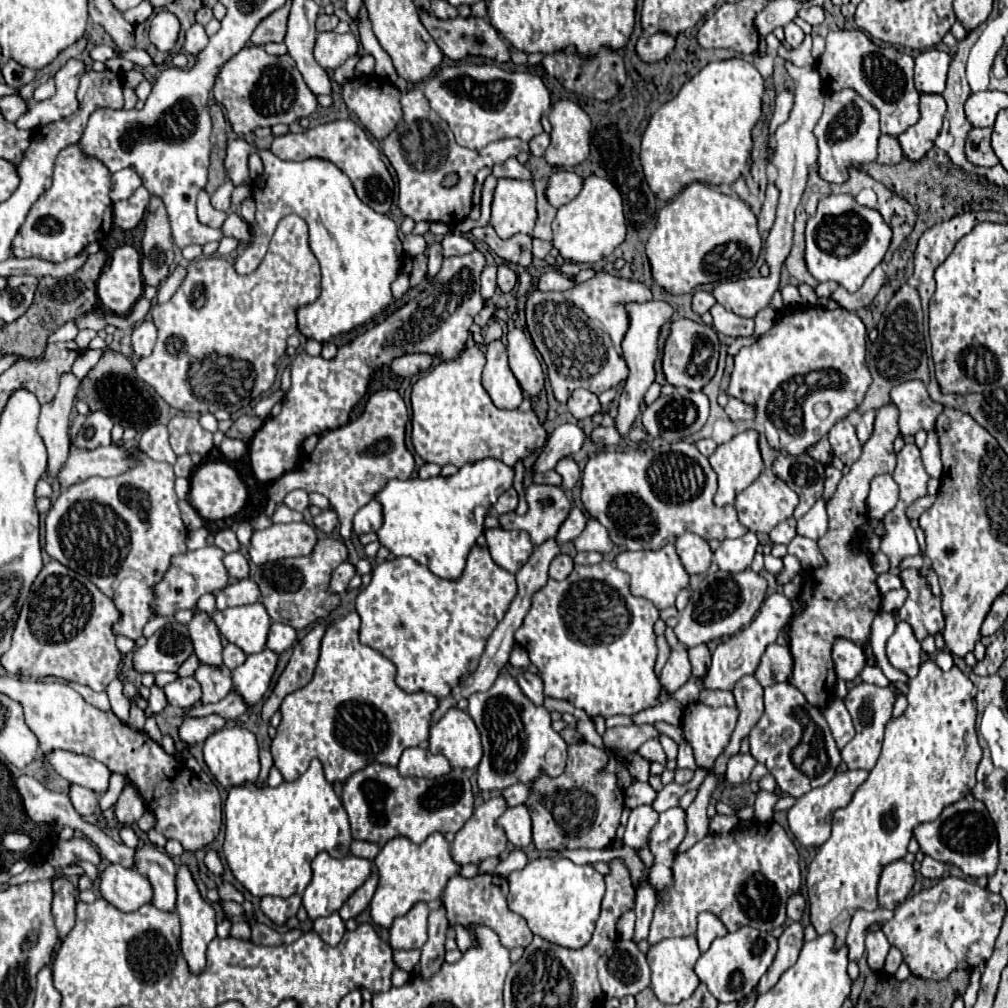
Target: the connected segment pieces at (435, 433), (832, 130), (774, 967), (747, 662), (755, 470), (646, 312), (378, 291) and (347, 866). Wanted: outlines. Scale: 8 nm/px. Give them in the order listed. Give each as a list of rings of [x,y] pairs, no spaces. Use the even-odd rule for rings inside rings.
[[[469,345],[467,349],[461,351],[461,355],[457,359],[441,361],[437,367],[433,367],[423,377],[419,377],[417,383],[413,385],[413,391],[411,391],[411,407],[413,407],[411,441],[413,441],[417,455],[423,461],[437,463],[441,467],[447,463],[463,467],[467,463],[475,463],[479,459],[491,457],[491,459],[499,459],[499,461],[507,463],[509,467],[513,467],[517,461],[523,461],[533,451],[537,451],[545,445],[545,429],[533,411],[527,411],[527,413],[523,413],[519,409],[503,411],[493,405],[493,401],[489,399],[487,391],[481,385],[483,367],[485,367],[485,355],[481,353],[481,349],[477,345]]]
[[[851,89],[829,93],[825,97],[823,115],[815,125],[815,137],[819,143],[819,177],[841,185],[849,179],[849,169],[859,169],[861,165],[875,161],[879,141],[879,113]]]
[[[797,921],[797,923],[787,925],[783,935],[779,937],[779,951],[775,955],[775,961],[767,969],[767,975],[763,975],[763,979],[757,983],[755,987],[757,995],[767,993],[779,981],[781,973],[795,965],[801,947],[803,947],[803,925]]]
[[[775,593],[771,597],[767,597],[757,613],[757,617],[747,625],[743,627],[739,633],[723,639],[717,649],[713,651],[713,661],[711,661],[711,667],[709,671],[705,673],[705,677],[701,679],[703,687],[705,689],[719,689],[719,691],[731,691],[735,687],[735,683],[747,675],[747,673],[755,673],[757,665],[759,665],[759,659],[761,655],[765,653],[765,647],[769,643],[775,643],[777,641],[777,635],[779,631],[789,623],[789,619],[793,617],[793,607],[791,607],[791,601],[783,595],[783,593]]]
[[[755,429],[743,431],[739,435],[735,435],[731,441],[721,443],[715,453],[709,457],[713,471],[719,477],[719,489],[715,493],[715,503],[719,507],[723,505],[733,505],[737,493],[741,493],[743,489],[747,489],[763,471],[763,459],[761,459],[761,451],[759,451],[759,433]]]
[[[645,301],[645,303],[627,303],[627,315],[629,315],[629,329],[627,335],[623,337],[621,349],[623,349],[623,359],[629,367],[629,375],[625,379],[623,393],[619,395],[619,415],[615,419],[615,425],[621,435],[627,435],[635,417],[639,415],[639,407],[643,403],[643,395],[649,389],[649,385],[655,381],[655,359],[657,359],[657,337],[661,331],[663,323],[671,321],[673,307],[665,301]]]
[[[267,149],[259,151],[259,155],[263,159],[265,171],[259,177],[259,183],[255,181],[251,187],[253,199],[257,203],[257,219],[253,225],[253,239],[245,249],[239,251],[239,255],[233,261],[233,267],[241,275],[253,273],[267,253],[267,247],[275,233],[277,223],[289,213],[297,213],[301,219],[305,219],[305,223],[309,225],[311,251],[315,253],[315,257],[321,265],[321,295],[315,303],[301,307],[297,311],[297,319],[299,319],[297,329],[305,339],[313,339],[313,341],[325,345],[335,335],[349,333],[351,329],[365,325],[393,301],[391,283],[397,279],[397,275],[401,271],[401,263],[403,263],[403,247],[397,237],[397,225],[387,215],[381,215],[381,213],[373,211],[369,205],[365,205],[355,195],[349,177],[343,171],[339,171],[331,161],[307,159],[307,161],[291,163],[291,161],[277,159]]]
[[[319,853],[313,859],[313,877],[311,883],[307,885],[305,893],[303,893],[303,907],[309,915],[309,919],[319,919],[319,917],[327,917],[333,911],[339,911],[341,905],[349,899],[349,895],[363,885],[363,881],[369,877],[371,873],[371,863],[367,859],[355,857],[355,855],[347,855],[343,859],[335,859],[329,853]]]

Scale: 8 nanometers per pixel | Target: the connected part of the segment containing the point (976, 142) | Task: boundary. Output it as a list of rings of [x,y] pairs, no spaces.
[[[973,127],[967,135],[967,143],[965,143],[965,155],[973,165],[981,165],[981,167],[993,167],[999,163],[999,159],[993,153],[991,147],[991,133],[993,127]]]

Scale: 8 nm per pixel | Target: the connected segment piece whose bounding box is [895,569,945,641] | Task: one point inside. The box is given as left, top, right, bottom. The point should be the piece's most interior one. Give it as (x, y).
(922, 611)

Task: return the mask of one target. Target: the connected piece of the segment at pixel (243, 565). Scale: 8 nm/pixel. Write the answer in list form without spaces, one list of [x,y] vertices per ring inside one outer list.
[[[227,553],[223,557],[223,563],[225,563],[229,575],[235,579],[245,579],[249,575],[249,563],[241,553]]]

